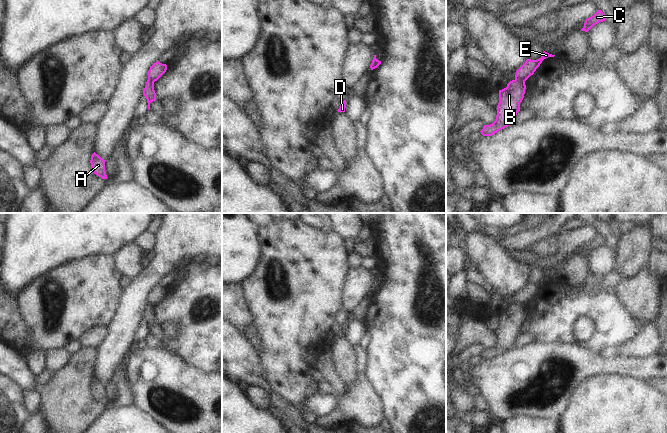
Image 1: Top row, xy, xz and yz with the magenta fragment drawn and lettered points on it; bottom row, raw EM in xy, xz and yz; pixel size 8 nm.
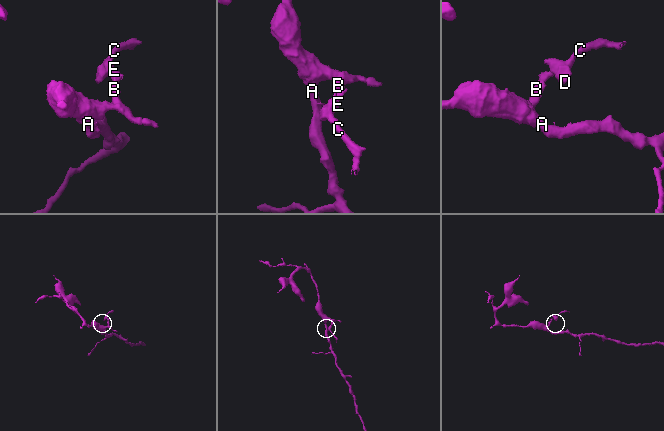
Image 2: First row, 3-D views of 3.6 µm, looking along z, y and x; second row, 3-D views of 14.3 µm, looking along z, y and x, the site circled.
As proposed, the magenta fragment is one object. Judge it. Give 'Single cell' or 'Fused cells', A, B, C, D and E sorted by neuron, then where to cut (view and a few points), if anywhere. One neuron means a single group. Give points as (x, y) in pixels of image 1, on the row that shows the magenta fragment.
Fused cells. Groups: A B / C D E. Split along yz (515, 79), (524, 81)

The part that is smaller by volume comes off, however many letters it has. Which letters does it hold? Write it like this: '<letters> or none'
C, D, E

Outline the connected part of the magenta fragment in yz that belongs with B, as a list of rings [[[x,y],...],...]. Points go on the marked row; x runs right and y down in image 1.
[[[512,80],[506,88],[499,90],[496,119],[492,124],[484,125],[480,131],[483,136],[492,136],[513,124],[517,113],[520,111],[520,103],[524,98],[525,89],[525,81]]]

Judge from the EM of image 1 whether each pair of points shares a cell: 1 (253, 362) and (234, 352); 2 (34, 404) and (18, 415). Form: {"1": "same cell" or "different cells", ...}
{"1": "same cell", "2": "different cells"}

